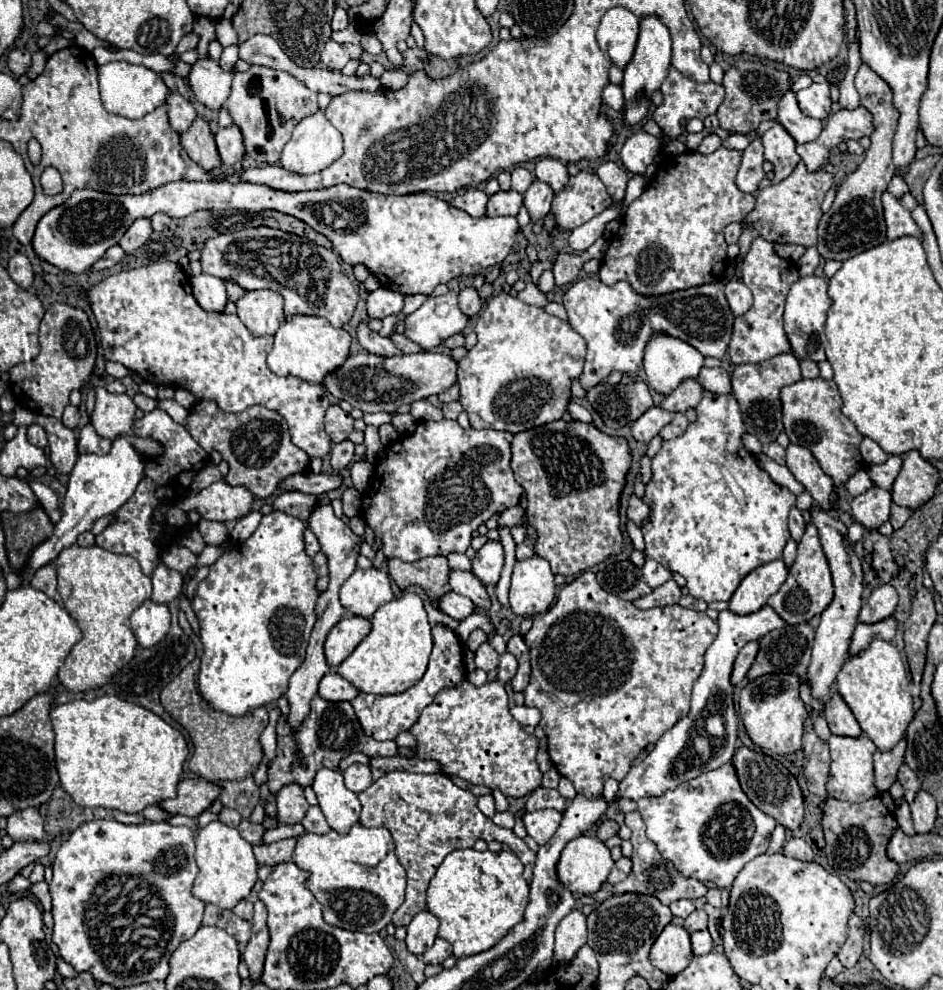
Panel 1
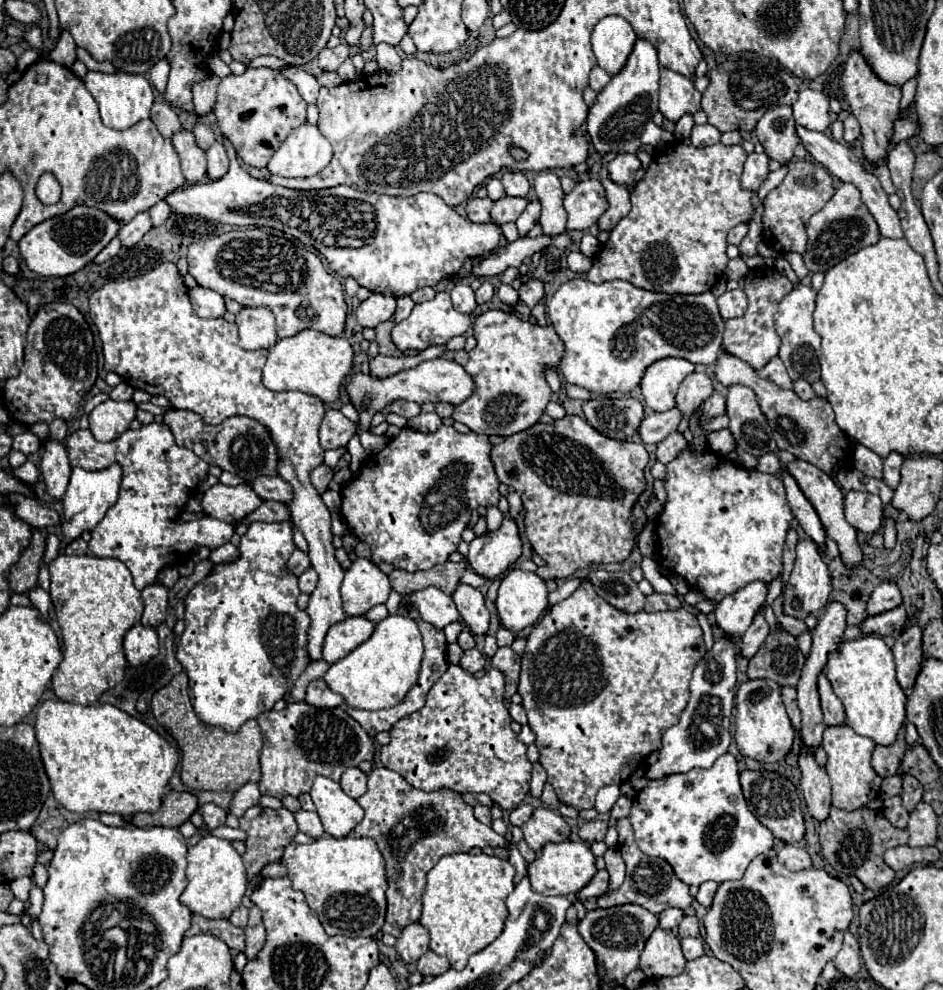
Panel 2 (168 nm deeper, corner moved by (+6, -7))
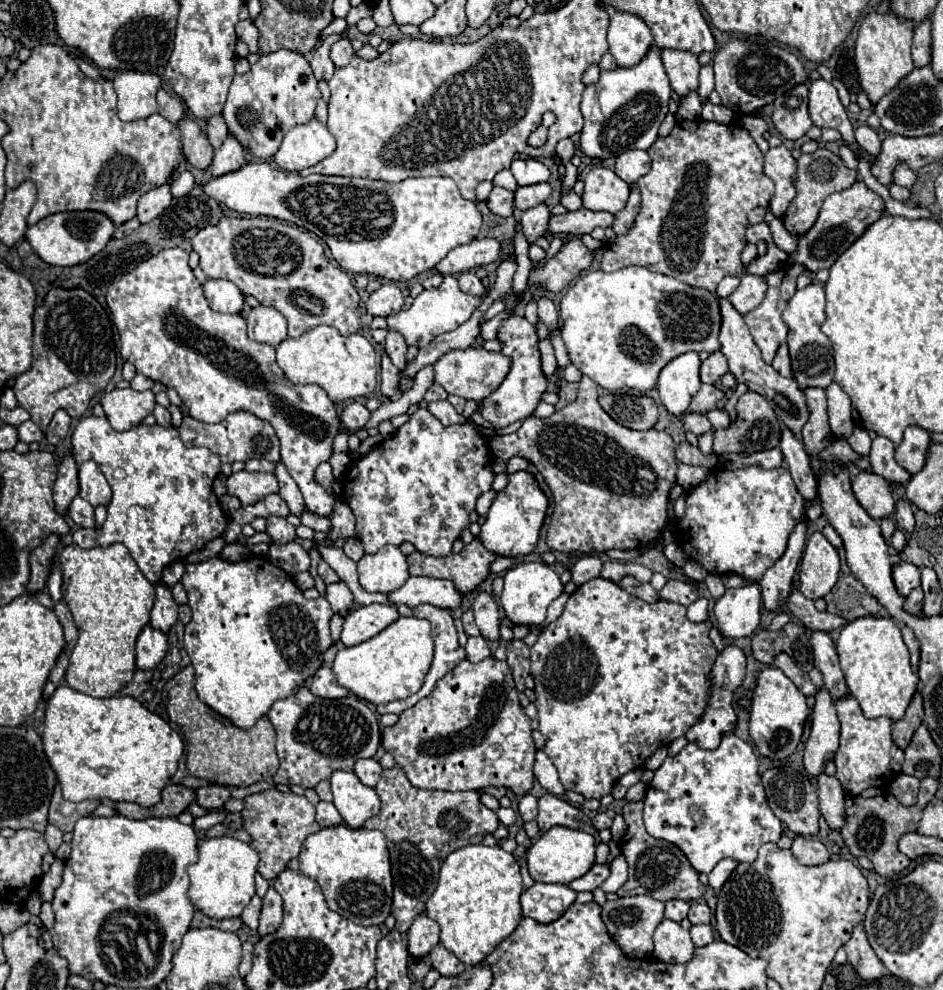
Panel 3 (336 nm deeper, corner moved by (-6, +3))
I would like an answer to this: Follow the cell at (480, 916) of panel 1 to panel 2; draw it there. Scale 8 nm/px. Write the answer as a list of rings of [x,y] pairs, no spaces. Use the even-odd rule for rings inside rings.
[[[450,854],[444,856],[426,876],[426,888],[422,894],[422,916],[420,924],[428,928],[430,932],[430,950],[434,950],[440,956],[446,956],[450,960],[450,966],[454,970],[462,970],[468,962],[468,958],[480,950],[484,950],[488,944],[492,944],[500,932],[504,930],[504,922],[508,918],[506,898],[514,890],[514,866],[508,860],[486,856],[486,854]]]

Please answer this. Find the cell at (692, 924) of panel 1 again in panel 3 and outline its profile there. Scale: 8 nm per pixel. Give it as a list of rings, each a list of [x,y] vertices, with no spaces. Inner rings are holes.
[[[696,900],[690,904],[688,910],[688,920],[692,924],[710,924],[710,908],[704,900]]]

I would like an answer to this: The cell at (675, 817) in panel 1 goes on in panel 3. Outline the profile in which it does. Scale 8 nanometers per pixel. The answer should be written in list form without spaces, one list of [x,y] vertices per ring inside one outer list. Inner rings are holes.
[[[732,732],[724,734],[716,750],[704,750],[698,744],[688,742],[676,756],[668,756],[664,764],[654,772],[648,784],[644,800],[644,824],[650,836],[676,844],[696,872],[710,872],[722,858],[734,858],[738,862],[756,860],[758,848],[766,842],[778,842],[782,834],[782,822],[774,816],[766,802],[764,786],[758,774],[758,758],[748,742],[740,740]]]

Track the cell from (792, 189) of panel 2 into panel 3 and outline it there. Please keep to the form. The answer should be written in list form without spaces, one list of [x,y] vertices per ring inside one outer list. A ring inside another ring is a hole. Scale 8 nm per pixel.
[[[818,148],[812,154],[802,154],[798,158],[798,174],[796,174],[798,196],[790,202],[786,214],[782,216],[786,230],[794,236],[802,236],[804,232],[808,232],[818,218],[818,212],[820,212],[820,206],[822,206],[824,198],[830,196],[832,192],[840,192],[840,190],[850,188],[858,180],[856,176],[858,176],[856,170],[846,168],[844,162],[840,160],[840,156],[826,150],[826,148]]]

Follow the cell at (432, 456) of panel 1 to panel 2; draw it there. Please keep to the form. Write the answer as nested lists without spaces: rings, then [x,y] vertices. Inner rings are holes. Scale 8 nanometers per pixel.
[[[440,426],[432,434],[402,428],[382,452],[366,460],[358,478],[342,490],[342,514],[352,532],[372,546],[374,562],[388,562],[394,568],[418,572],[430,570],[448,560],[458,550],[462,530],[468,526],[476,508],[498,506],[500,480],[496,478],[492,458],[492,442],[486,434],[460,434],[452,426]]]

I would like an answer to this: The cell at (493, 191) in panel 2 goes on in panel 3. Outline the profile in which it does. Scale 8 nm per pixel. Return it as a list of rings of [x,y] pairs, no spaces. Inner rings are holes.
[[[500,170],[500,172],[494,176],[492,184],[494,184],[494,186],[500,186],[500,188],[506,188],[506,190],[516,190],[516,188],[518,188],[518,184],[516,184],[516,180],[514,180],[514,176],[512,176],[510,170]]]

